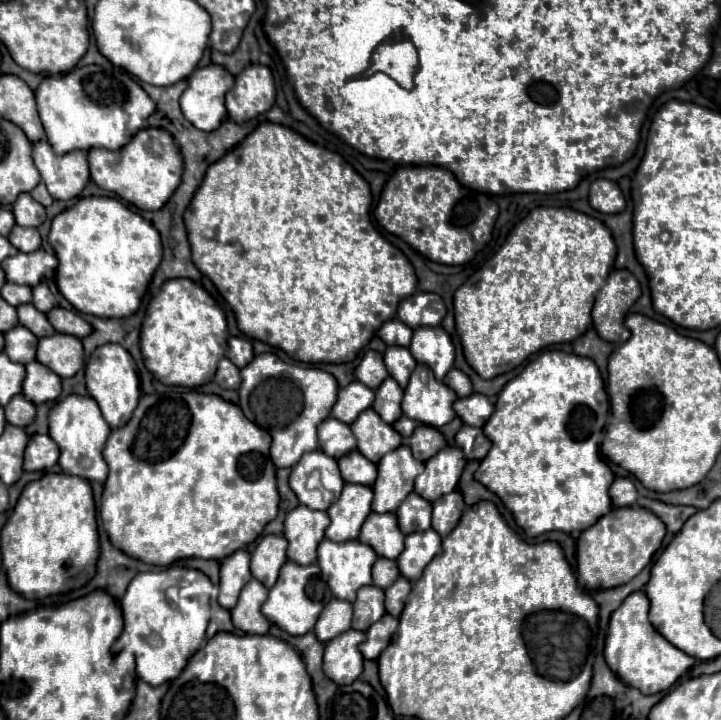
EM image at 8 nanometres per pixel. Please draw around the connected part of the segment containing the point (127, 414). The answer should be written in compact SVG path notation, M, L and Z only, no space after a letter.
M103 344L103 346L99 346L91 354L89 364L85 368L85 382L87 382L89 396L93 396L95 402L99 404L107 424L111 428L125 426L129 422L137 402L139 402L139 396L141 396L137 366L135 366L131 354L121 344Z

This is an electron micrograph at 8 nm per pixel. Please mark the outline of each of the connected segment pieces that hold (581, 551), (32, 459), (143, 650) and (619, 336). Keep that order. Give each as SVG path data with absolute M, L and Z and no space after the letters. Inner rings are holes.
M639 506L613 508L611 514L599 518L577 540L577 582L583 590L607 590L633 580L659 550L665 536L665 526Z
M47 434L31 436L27 450L25 450L25 464L27 472L39 472L51 468L59 458L59 446Z
M175 566L161 572L137 574L119 602L125 630L123 630L123 638L113 644L111 652L119 654L127 646L125 634L137 636L141 640L141 644L135 650L137 676L149 686L159 686L167 680L175 680L183 672L195 650L199 650L199 646L203 644L209 622L211 590L213 590L211 580L199 570L195 572L189 568ZM171 588L179 588L177 602L173 602L173 598L169 600L167 596L167 590Z
M613 270L609 274L593 306L593 324L603 340L621 346L631 336L623 320L639 296L639 282L629 270Z

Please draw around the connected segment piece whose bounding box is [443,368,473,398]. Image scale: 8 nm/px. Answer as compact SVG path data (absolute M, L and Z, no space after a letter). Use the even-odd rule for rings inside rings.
M453 368L443 382L447 382L447 386L451 386L451 390L455 390L455 394L459 394L459 398L465 398L465 396L473 394L471 380L457 368Z

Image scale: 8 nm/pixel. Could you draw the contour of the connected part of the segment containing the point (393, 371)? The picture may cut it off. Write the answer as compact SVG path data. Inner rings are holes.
M389 346L385 352L385 366L391 378L397 380L401 388L407 386L407 378L411 376L411 370L415 368L415 358L411 358L411 352L403 346Z

